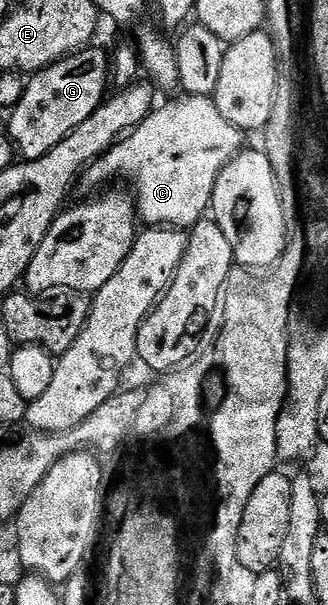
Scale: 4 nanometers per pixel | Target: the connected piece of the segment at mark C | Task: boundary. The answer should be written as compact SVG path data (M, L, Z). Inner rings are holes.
M186 94L181 97L170 100L175 102L167 106L159 105L151 110L150 115L131 130L127 137L115 142L107 154L90 163L80 175L80 186L86 190L94 190L102 185L105 187L105 182L117 174L127 174L134 178L132 193L136 199L137 217L141 221L143 218L151 227L163 225L193 228L207 217L214 201L214 189L220 172L244 149L244 131L236 128L236 124L232 124L226 117L220 116L220 108L216 108L213 97L204 94Z

